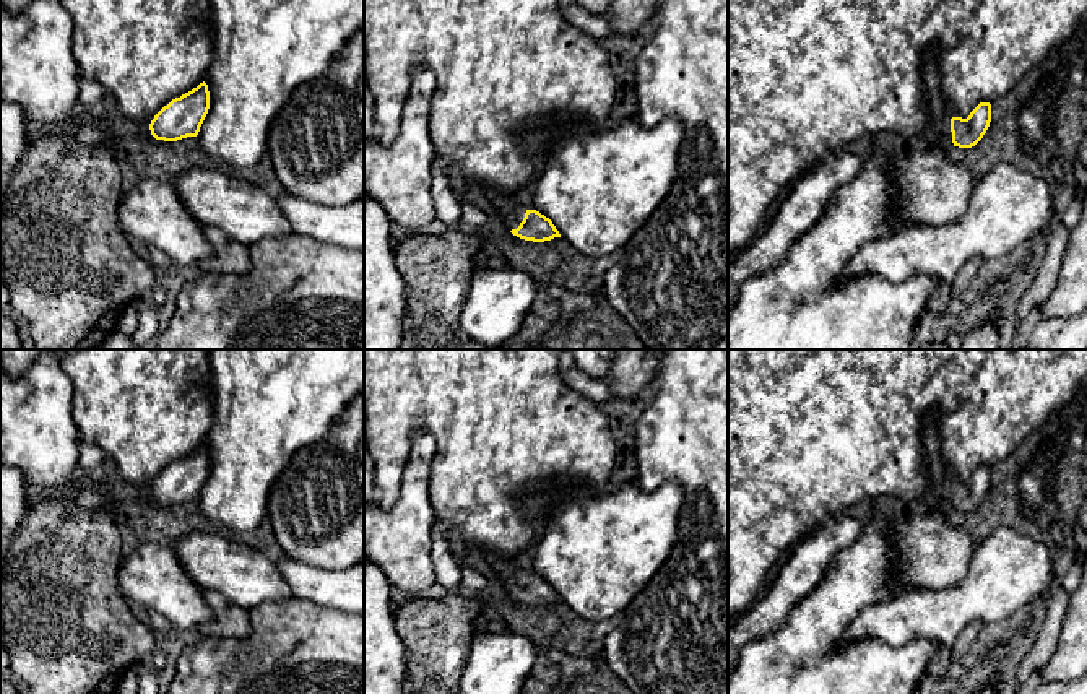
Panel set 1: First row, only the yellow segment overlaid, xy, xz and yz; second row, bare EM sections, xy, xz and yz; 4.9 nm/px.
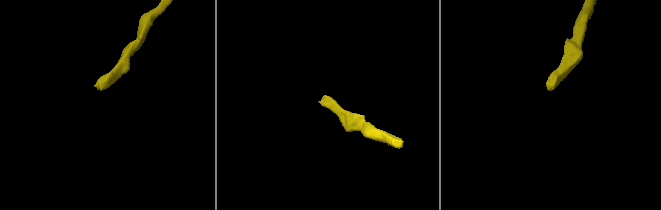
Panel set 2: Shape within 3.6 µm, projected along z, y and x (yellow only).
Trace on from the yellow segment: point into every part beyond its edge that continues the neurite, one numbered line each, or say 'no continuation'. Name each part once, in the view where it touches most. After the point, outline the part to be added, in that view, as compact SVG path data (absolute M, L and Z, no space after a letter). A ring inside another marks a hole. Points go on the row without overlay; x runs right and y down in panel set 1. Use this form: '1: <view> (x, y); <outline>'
1: xz (511, 577); M491 557L489 562L507 593L517 593L523 585L526 574L512 566L509 561Z

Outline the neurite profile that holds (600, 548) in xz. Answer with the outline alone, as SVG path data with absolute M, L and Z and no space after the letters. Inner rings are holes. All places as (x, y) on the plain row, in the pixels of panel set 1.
M668 481L652 492L635 483L603 491L561 488L549 496L546 531L531 548L530 574L549 582L561 601L587 621L601 622L621 614L661 569L678 540L684 504L681 483Z

